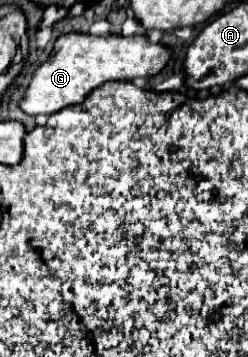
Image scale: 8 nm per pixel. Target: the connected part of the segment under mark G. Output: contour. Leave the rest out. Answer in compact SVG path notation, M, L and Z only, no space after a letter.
M84 33L60 35L54 43L52 55L44 61L24 89L18 107L28 115L52 115L68 105L82 103L90 91L106 81L132 81L136 77L152 77L164 69L170 59L170 49L162 43L148 43L144 35L106 35L94 37Z

